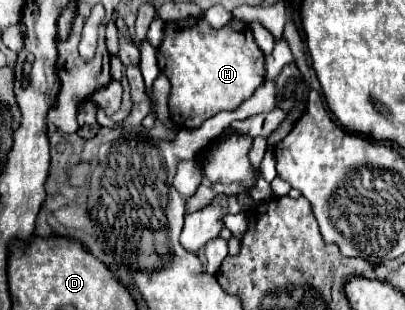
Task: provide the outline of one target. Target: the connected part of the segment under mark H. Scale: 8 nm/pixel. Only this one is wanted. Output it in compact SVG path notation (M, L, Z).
M188 19L166 23L166 37L158 49L158 67L164 73L164 65L166 65L166 77L170 79L172 85L170 99L168 99L172 121L180 129L196 129L202 125L202 121L214 117L222 109L226 111L238 109L264 83L264 73L266 73L264 63L266 57L256 45L250 25L240 19L232 19L228 25L220 29L212 29L202 19L194 21L192 25L188 25Z

